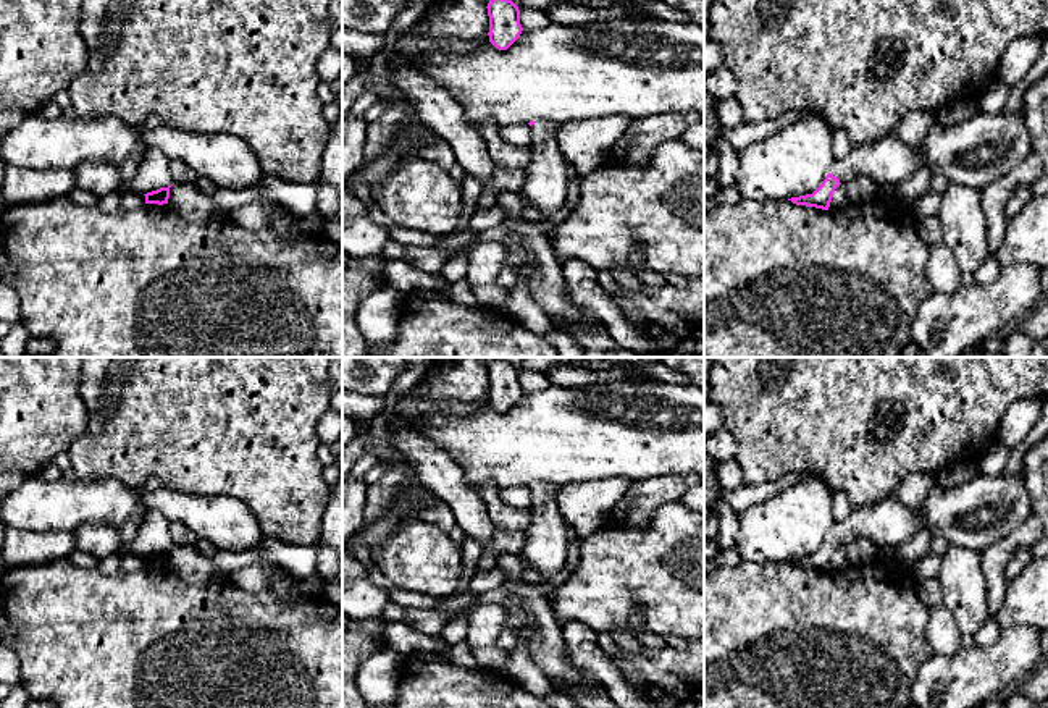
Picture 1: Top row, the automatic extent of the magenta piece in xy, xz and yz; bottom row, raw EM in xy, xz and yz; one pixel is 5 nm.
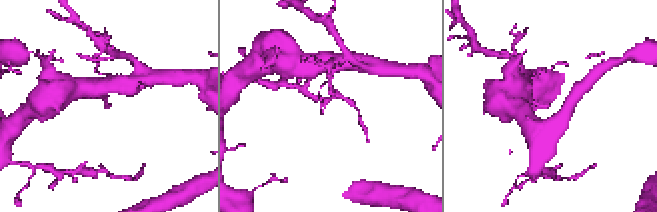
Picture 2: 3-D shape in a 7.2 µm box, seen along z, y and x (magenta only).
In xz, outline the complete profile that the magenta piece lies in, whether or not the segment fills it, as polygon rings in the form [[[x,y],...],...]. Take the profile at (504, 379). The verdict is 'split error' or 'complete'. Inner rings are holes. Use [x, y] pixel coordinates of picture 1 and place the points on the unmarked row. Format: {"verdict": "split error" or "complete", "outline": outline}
{"verdict": "complete", "outline": [[[491,360],[488,365],[489,378],[489,404],[499,411],[507,412],[522,396],[518,369],[507,360]]]}

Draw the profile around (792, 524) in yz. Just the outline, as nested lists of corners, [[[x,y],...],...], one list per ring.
[[[809,477],[740,512],[735,548],[743,561],[759,564],[799,559],[822,546],[833,524],[833,491],[822,478]]]

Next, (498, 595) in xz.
[[[496,588],[496,590],[486,592],[486,593],[480,595],[468,608],[465,608],[462,616],[465,617],[480,605],[502,603],[505,600],[505,596],[507,596],[507,592],[504,588]]]

